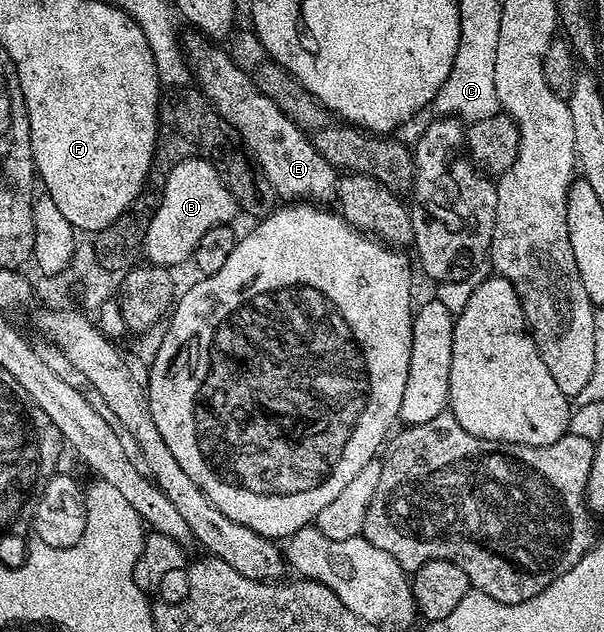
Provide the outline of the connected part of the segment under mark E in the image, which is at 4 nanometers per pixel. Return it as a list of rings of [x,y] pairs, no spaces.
[[[188,32],[182,38],[182,49],[187,57],[191,77],[209,104],[229,122],[240,135],[241,143],[254,159],[259,173],[268,183],[267,189],[280,200],[311,200],[316,204],[328,204],[336,193],[338,172],[314,148],[311,137],[299,130],[291,120],[256,87],[253,75],[238,68],[227,49],[220,50],[215,41],[199,32]]]

